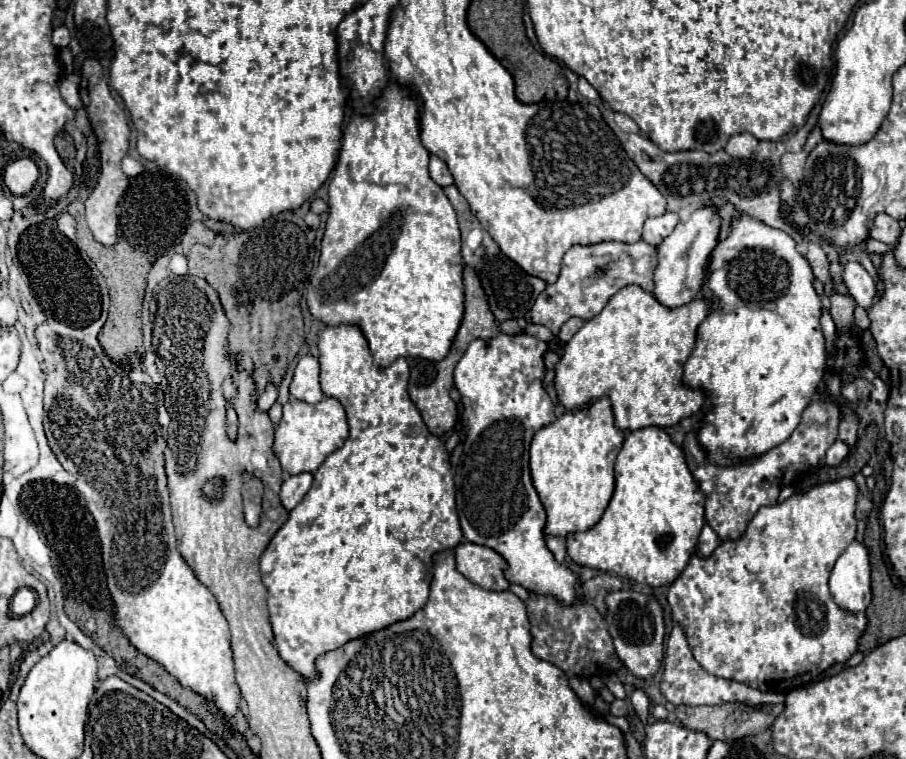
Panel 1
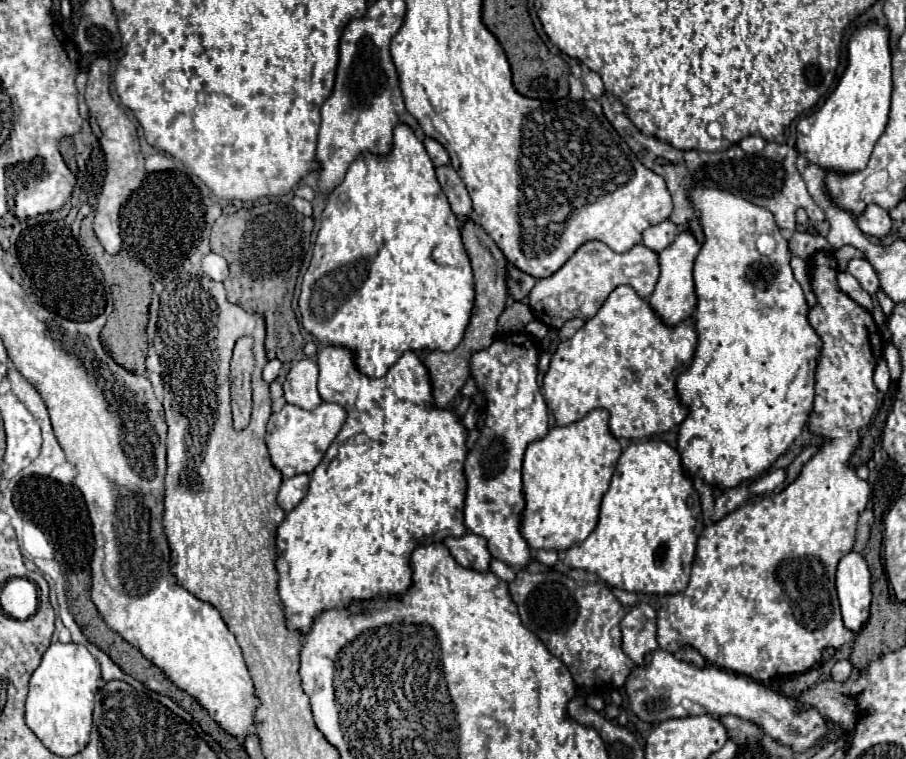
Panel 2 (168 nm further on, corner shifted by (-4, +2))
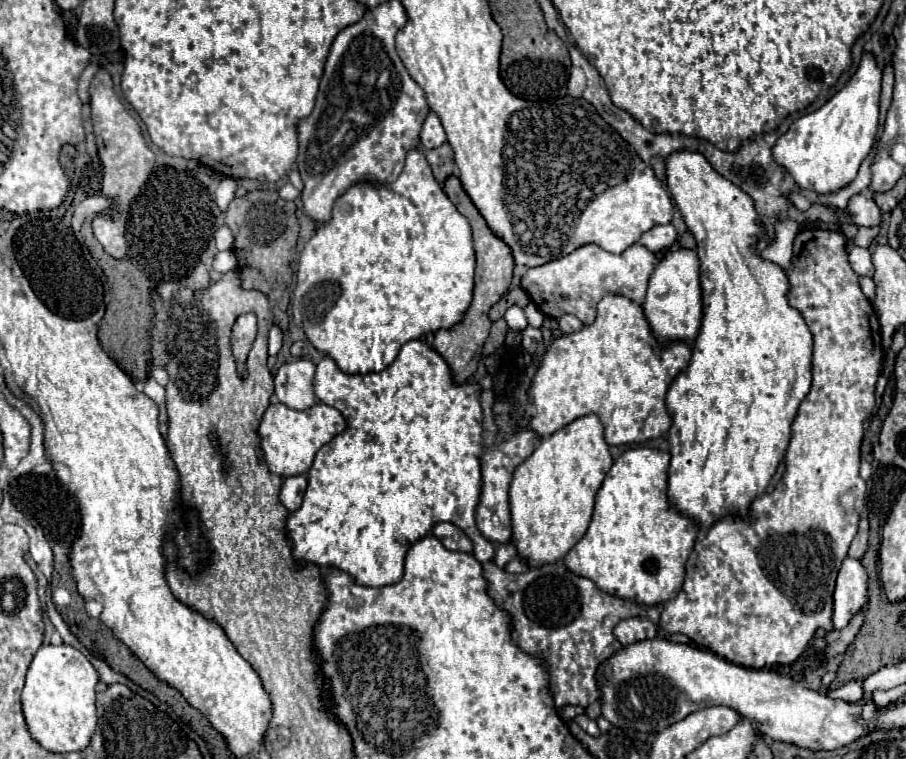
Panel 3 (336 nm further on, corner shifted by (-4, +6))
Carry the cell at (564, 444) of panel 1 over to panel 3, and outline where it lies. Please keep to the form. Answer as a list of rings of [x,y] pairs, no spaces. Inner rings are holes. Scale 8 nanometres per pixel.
[[[586,415],[542,439],[534,453],[516,469],[510,483],[512,543],[516,545],[518,557],[524,559],[530,569],[562,559],[584,537],[592,519],[594,495],[600,489],[610,467],[612,457],[608,443],[604,441],[604,427],[596,415]]]

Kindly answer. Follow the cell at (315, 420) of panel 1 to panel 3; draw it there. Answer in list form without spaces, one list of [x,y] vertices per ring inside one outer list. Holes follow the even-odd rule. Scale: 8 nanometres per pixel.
[[[276,403],[266,409],[258,427],[258,435],[268,469],[280,477],[292,477],[292,475],[306,473],[312,467],[316,451],[322,445],[330,443],[344,429],[346,429],[346,421],[340,415],[340,411],[326,403],[316,403],[306,411],[294,411],[282,403]]]

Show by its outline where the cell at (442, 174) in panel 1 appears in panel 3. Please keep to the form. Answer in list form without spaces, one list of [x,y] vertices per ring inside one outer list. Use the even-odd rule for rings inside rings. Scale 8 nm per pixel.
[[[430,111],[430,115],[426,117],[420,139],[422,139],[424,149],[436,149],[446,141],[444,127],[442,127],[442,123],[440,123],[440,119],[438,119],[438,115],[434,111]]]

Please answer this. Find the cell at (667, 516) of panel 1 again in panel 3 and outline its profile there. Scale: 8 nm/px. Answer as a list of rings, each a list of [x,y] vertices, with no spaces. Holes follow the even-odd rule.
[[[648,447],[628,449],[614,461],[602,487],[596,493],[594,515],[592,515],[592,523],[586,535],[564,557],[564,563],[572,573],[588,577],[602,591],[610,595],[618,593],[620,599],[628,599],[638,605],[666,603],[678,595],[678,591],[682,589],[684,575],[686,575],[684,567],[686,567],[688,555],[694,547],[700,527],[694,519],[682,517],[668,503],[668,495],[666,495],[668,463],[670,463],[668,453],[660,453]]]

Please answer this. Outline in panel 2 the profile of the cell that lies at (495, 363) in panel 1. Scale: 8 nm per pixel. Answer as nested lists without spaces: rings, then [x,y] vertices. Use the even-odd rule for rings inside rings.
[[[512,335],[500,337],[470,357],[470,377],[486,397],[486,421],[464,463],[468,483],[464,521],[468,531],[488,541],[488,551],[494,559],[524,569],[532,563],[532,549],[522,535],[522,513],[526,507],[522,461],[526,447],[548,433],[550,409],[536,381],[540,351],[532,339],[516,337],[518,341],[514,341]]]

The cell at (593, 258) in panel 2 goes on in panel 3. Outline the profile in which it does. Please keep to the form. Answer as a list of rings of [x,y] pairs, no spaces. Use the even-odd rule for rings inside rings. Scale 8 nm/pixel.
[[[640,243],[630,245],[620,255],[608,253],[598,245],[582,245],[566,257],[550,261],[546,265],[530,267],[522,277],[522,289],[528,291],[530,299],[536,307],[554,319],[560,319],[566,313],[576,315],[584,325],[594,323],[596,305],[604,295],[622,295],[634,301],[636,305],[644,303],[648,281],[652,271],[656,269],[658,259],[652,251],[642,247]]]

